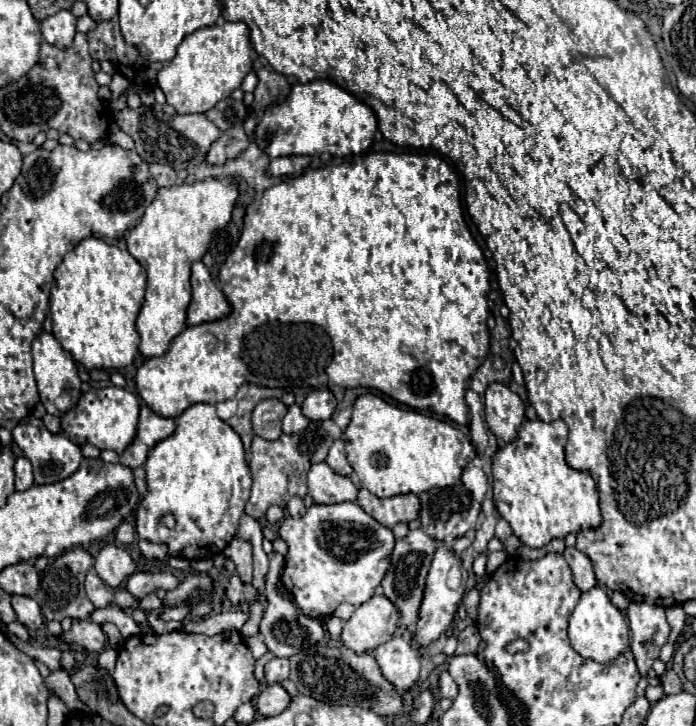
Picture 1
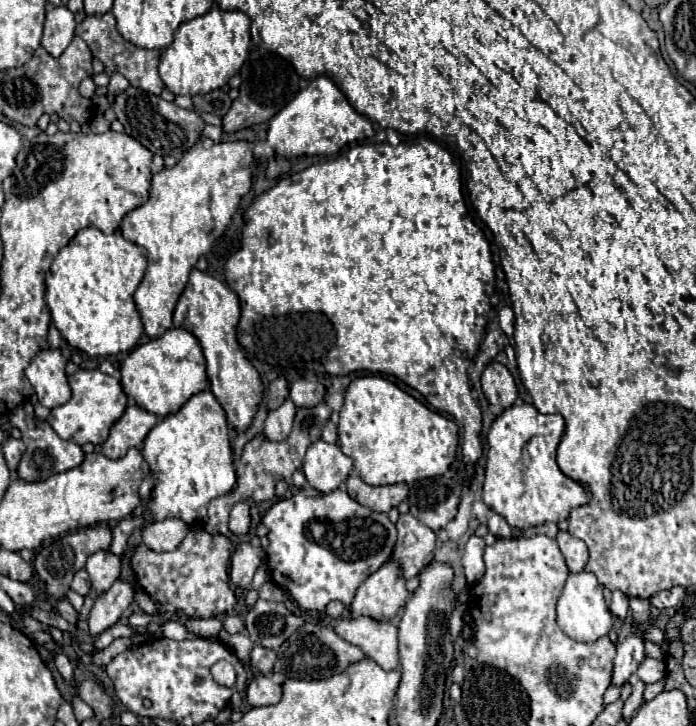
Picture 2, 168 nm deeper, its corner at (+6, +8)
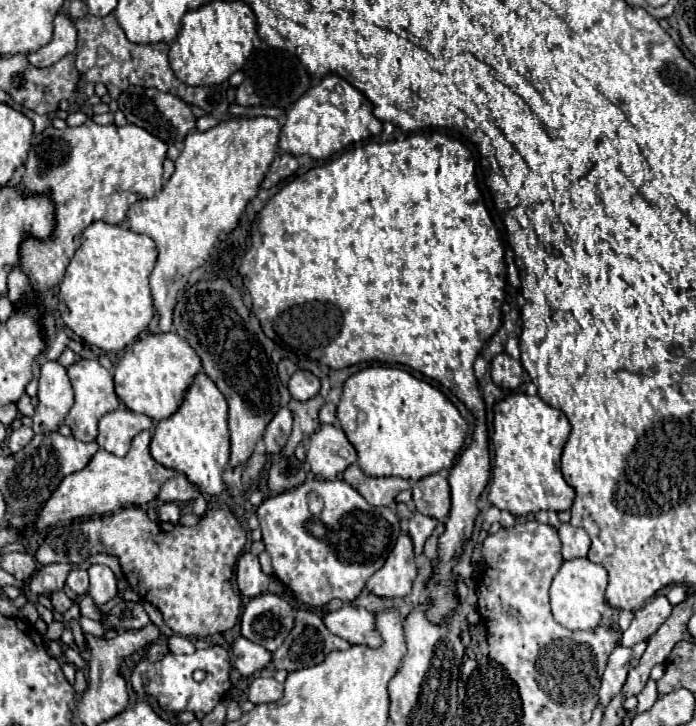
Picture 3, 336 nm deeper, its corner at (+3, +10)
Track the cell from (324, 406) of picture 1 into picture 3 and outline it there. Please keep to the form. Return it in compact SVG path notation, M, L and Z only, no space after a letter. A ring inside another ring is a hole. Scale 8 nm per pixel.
M298 370L288 382L288 390L294 400L306 402L308 398L314 398L320 392L320 380L308 370Z

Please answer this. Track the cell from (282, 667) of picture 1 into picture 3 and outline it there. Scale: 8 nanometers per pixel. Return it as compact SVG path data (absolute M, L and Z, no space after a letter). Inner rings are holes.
M242 636L236 638L236 642L232 644L232 662L242 676L252 676L260 672L262 668L268 666L270 660L272 660L272 654L264 650L264 646L248 642Z

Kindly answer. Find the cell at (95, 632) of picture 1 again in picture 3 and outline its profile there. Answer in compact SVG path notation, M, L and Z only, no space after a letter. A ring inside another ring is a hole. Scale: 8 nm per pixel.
M54 592L52 596L50 596L50 600L52 600L52 604L54 604L54 610L58 612L58 614L64 614L74 602L64 594L64 592Z

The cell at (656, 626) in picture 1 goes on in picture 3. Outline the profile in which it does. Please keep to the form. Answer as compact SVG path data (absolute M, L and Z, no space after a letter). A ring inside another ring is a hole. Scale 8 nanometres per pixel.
M616 646L614 652L608 658L608 666L602 676L602 688L600 688L600 704L606 706L624 686L628 670L630 670L630 660L632 660L632 648L626 646Z

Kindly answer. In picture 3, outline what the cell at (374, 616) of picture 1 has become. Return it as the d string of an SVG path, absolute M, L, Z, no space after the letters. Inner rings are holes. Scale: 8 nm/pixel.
M402 534L386 564L366 582L366 588L378 598L404 598L412 592L416 572L412 542L408 534Z

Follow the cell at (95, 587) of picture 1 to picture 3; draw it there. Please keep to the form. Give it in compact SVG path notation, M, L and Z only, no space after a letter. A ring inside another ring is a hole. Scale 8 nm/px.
M78 568L78 570L72 570L66 578L66 584L78 594L78 596L84 596L88 592L88 572Z

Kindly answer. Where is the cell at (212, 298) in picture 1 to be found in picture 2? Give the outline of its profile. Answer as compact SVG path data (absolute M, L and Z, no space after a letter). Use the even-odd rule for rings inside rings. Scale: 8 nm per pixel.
M195 268L189 276L187 288L183 290L175 306L173 326L191 332L197 338L207 362L207 378L211 392L215 394L217 402L223 406L231 428L235 428L237 432L245 432L261 404L263 382L257 368L247 358L243 346L237 342L239 316L241 316L241 306L233 290L221 280Z

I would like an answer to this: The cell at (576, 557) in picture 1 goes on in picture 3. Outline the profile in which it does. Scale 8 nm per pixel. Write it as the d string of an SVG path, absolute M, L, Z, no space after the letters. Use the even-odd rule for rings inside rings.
M560 524L558 528L560 540L562 540L562 558L584 558L590 550L590 538L582 528L574 528L570 524Z

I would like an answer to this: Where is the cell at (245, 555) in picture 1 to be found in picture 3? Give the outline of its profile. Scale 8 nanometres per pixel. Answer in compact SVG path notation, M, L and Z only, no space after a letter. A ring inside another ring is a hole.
M250 552L240 554L240 558L236 562L236 584L238 584L240 592L248 598L254 598L254 596L264 594L264 592L274 594L285 592L284 584L273 576L266 576L260 570L258 556L254 556Z

